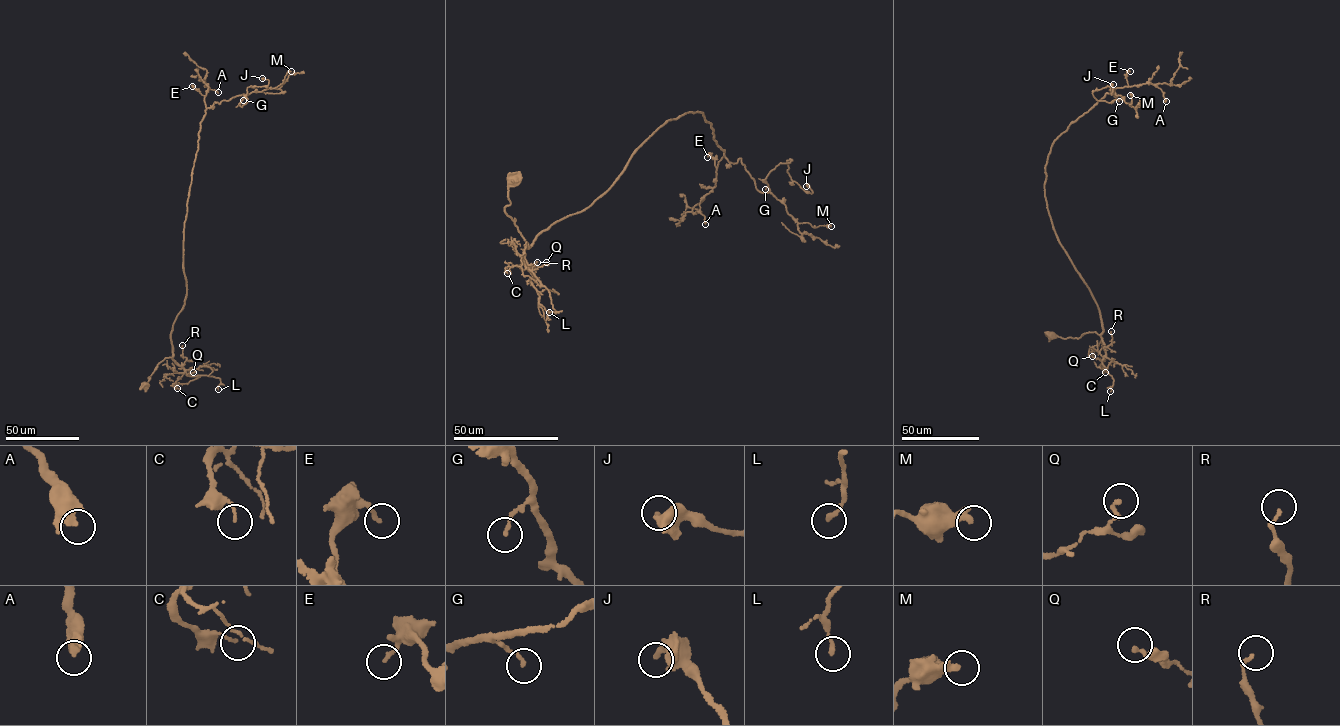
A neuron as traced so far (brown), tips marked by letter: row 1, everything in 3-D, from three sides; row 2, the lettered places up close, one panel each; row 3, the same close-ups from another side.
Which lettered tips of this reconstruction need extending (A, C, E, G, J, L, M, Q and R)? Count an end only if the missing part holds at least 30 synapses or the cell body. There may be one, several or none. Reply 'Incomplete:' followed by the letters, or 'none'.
Incomplete: none

